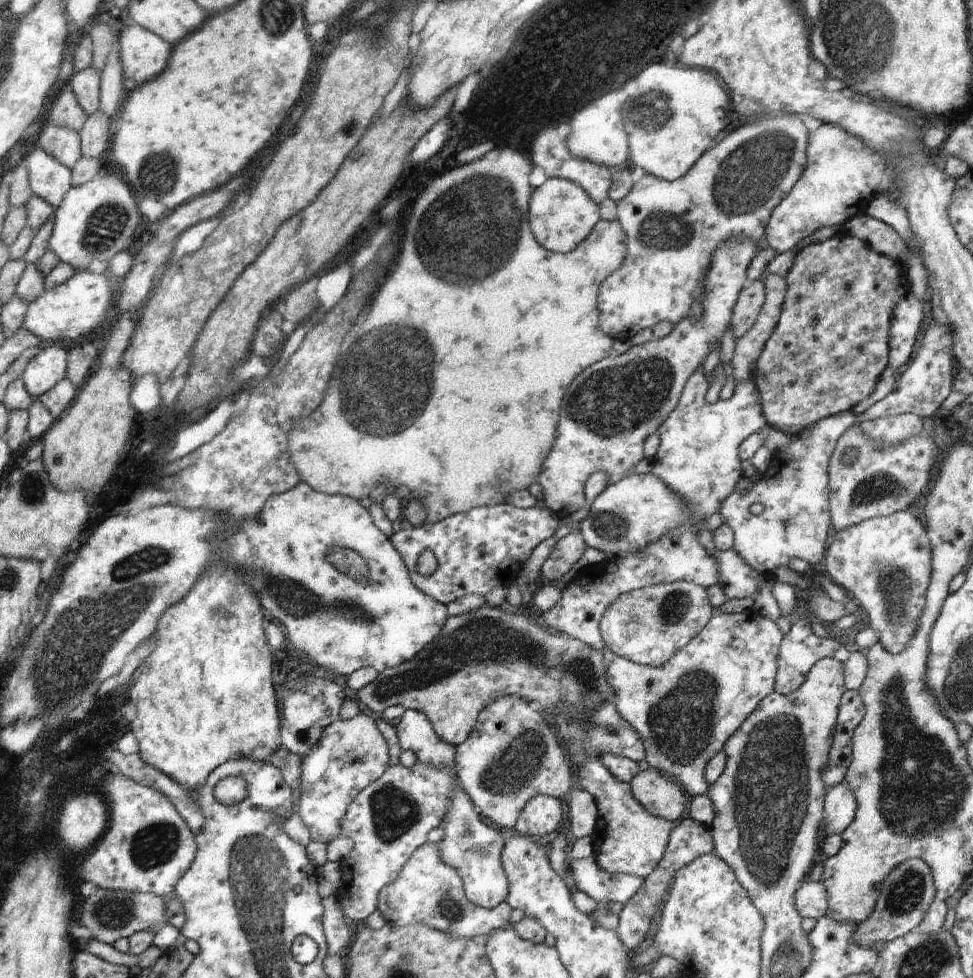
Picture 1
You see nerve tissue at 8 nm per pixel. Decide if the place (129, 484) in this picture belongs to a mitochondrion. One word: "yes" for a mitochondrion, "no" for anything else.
no

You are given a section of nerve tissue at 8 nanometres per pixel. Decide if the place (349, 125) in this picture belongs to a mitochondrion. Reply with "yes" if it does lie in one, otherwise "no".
yes

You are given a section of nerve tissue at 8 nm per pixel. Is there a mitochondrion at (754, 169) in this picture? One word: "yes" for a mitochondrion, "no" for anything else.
yes

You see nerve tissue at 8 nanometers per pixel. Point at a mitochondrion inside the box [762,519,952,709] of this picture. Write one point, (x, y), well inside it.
(891, 581)

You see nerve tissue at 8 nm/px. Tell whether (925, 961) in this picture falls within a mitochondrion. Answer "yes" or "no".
yes

